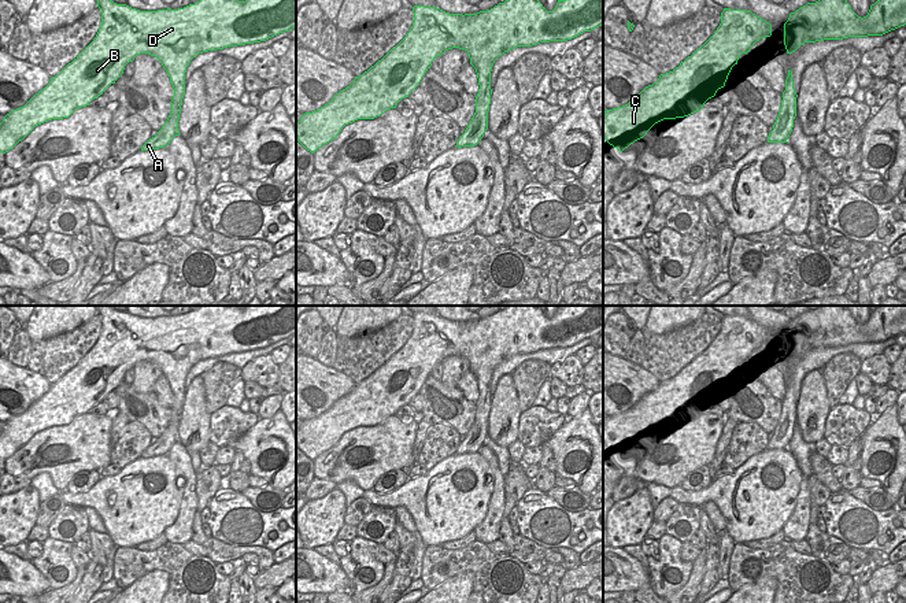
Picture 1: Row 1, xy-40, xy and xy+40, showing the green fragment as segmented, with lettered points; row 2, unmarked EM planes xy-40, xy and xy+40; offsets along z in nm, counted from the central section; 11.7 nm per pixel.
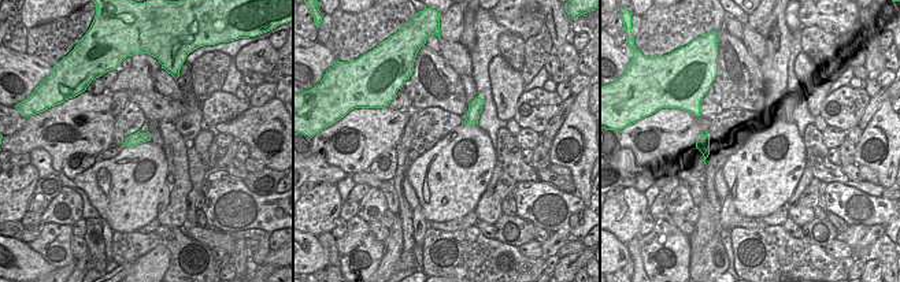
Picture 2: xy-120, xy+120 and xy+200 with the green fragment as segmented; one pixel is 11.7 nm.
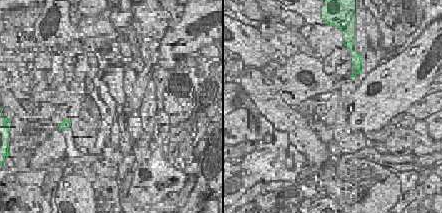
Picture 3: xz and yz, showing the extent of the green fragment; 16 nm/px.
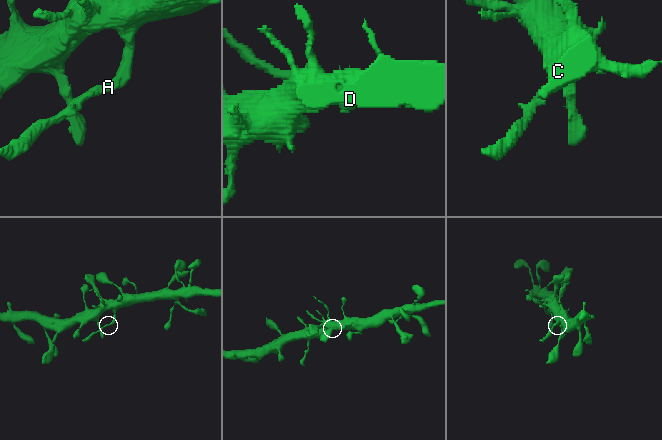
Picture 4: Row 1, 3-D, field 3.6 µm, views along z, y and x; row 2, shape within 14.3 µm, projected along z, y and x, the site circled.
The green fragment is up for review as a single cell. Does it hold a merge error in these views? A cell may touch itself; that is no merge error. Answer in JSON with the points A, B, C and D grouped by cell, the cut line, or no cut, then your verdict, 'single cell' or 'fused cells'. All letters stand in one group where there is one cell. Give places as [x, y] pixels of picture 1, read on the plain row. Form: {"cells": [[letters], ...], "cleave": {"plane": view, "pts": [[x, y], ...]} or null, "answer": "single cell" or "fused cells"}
{"cells": [["A"], ["B", "C", "D"]], "cleave": {"plane": "xy", "pts": [[480, 392], [480, 396], [490, 403]]}, "answer": "fused cells"}

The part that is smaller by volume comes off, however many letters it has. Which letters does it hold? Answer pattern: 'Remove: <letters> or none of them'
Remove: A

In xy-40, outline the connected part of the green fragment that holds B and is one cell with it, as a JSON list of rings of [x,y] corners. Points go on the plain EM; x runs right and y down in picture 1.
[[[97,306],[101,317],[101,332],[93,348],[49,391],[36,400],[23,414],[7,421],[0,430],[0,459],[5,460],[22,448],[36,433],[69,425],[77,415],[86,414],[123,381],[125,373],[140,360],[155,363],[170,384],[174,400],[185,402],[185,380],[191,367],[199,360],[266,348],[280,340],[296,334],[296,306],[201,306],[178,317],[140,318],[126,311],[117,311],[111,306]]]

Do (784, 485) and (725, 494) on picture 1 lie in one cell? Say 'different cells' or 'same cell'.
same cell

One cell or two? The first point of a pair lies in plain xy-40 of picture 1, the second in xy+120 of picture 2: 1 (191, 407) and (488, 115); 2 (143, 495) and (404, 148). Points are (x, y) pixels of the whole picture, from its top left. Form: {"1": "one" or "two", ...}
{"1": "two", "2": "two"}

